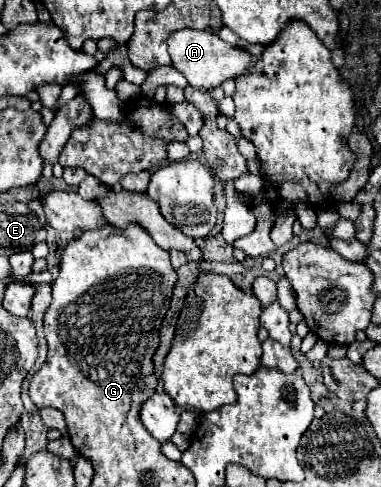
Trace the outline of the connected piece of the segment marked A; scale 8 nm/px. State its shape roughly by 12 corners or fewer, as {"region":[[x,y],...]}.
{"region":[[212,32],[170,34],[168,52],[204,90],[248,72],[252,56]]}

